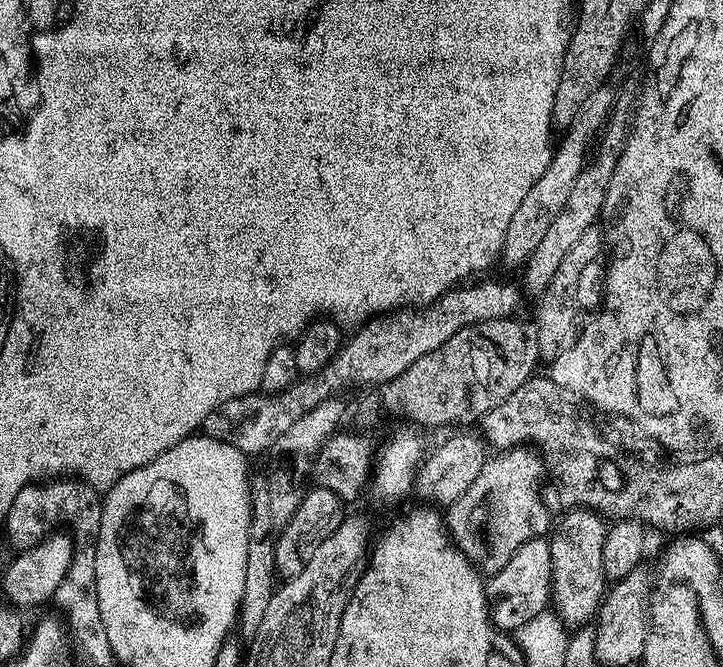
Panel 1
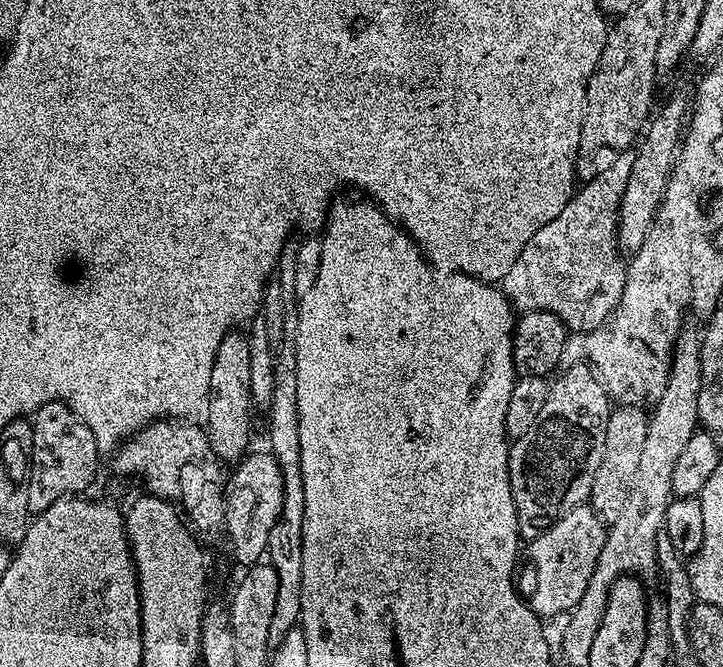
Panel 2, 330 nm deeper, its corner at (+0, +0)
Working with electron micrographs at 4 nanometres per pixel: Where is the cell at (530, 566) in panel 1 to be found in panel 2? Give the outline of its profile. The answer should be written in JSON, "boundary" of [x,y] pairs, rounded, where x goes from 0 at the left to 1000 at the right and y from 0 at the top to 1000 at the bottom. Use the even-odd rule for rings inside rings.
{"boundary":[[[798,759],[783,772],[773,774],[765,786],[751,793],[747,802],[734,811],[736,852],[741,856],[741,883],[736,888],[733,910],[743,924],[754,927],[773,918],[790,918],[793,909],[811,891],[811,879],[816,879],[816,861],[822,861],[822,849],[827,843],[827,831],[833,831],[833,819],[838,802],[838,787],[827,769],[816,759]]]}

